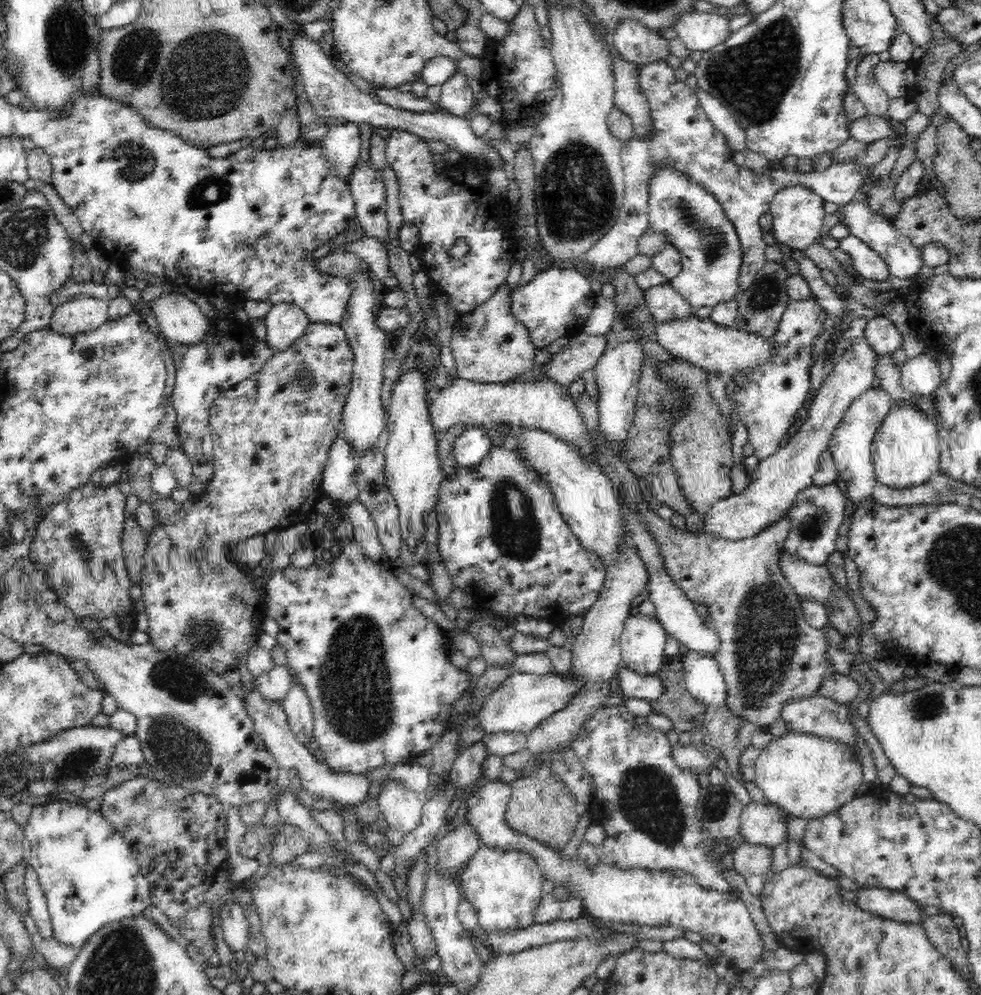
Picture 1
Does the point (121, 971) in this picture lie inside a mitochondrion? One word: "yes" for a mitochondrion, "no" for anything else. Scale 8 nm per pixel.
yes

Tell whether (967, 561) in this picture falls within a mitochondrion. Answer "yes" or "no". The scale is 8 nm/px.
yes

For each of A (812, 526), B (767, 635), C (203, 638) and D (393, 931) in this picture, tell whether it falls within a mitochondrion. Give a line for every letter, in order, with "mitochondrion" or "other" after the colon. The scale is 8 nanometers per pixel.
A: mitochondrion
B: mitochondrion
C: mitochondrion
D: other

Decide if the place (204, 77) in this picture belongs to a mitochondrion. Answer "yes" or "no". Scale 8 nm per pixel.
yes

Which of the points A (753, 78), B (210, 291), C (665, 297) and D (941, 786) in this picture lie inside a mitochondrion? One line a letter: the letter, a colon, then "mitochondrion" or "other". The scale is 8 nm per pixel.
A: mitochondrion
B: other
C: other
D: other

